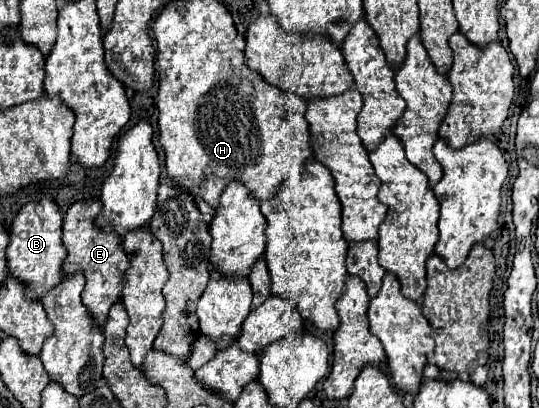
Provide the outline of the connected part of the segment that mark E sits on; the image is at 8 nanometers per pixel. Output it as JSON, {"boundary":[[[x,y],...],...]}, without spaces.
{"boundary":[[[77,201],[69,207],[63,221],[63,245],[67,249],[67,259],[63,263],[63,273],[73,275],[83,271],[87,285],[81,293],[83,305],[87,305],[89,315],[95,325],[103,325],[107,321],[109,309],[121,301],[121,291],[125,283],[125,271],[129,269],[129,259],[123,253],[121,239],[113,233],[103,233],[95,227],[95,217],[101,213],[99,201]]]}

